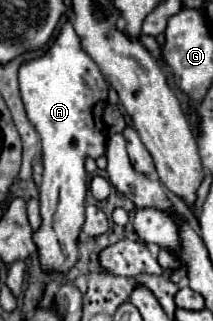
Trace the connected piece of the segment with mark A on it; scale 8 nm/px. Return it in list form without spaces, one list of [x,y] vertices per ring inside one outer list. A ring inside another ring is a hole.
[[[65,23],[61,27],[61,33],[59,37],[55,39],[55,43],[51,45],[51,49],[39,57],[39,59],[33,59],[25,65],[21,65],[19,69],[19,89],[21,89],[21,97],[23,97],[23,103],[25,103],[25,111],[27,111],[27,117],[29,121],[35,125],[39,137],[41,137],[41,145],[43,145],[43,165],[45,165],[45,171],[43,171],[43,179],[41,179],[41,187],[39,187],[39,205],[41,205],[41,225],[39,229],[33,233],[33,241],[37,243],[37,253],[39,253],[39,261],[41,261],[41,269],[47,271],[47,273],[67,273],[69,269],[75,267],[77,259],[79,259],[79,249],[77,249],[77,241],[79,241],[79,233],[81,233],[81,227],[85,223],[85,193],[87,193],[87,173],[83,169],[83,161],[85,157],[101,157],[105,155],[105,125],[103,125],[103,107],[105,107],[105,101],[107,101],[107,81],[105,77],[101,75],[99,67],[93,63],[93,59],[85,53],[85,49],[81,47],[81,39],[79,35],[75,33],[73,25],[71,23]]]

